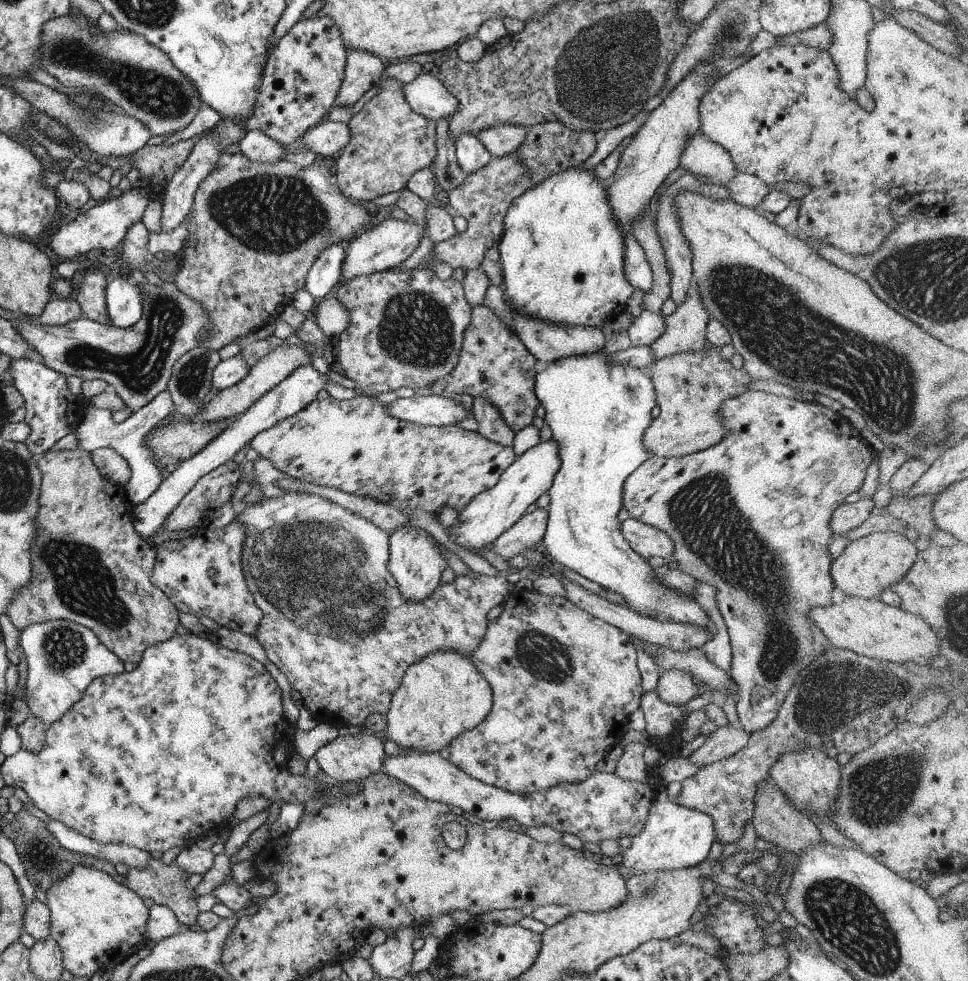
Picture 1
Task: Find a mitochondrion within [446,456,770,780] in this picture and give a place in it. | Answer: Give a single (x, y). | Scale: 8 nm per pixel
(543, 657)

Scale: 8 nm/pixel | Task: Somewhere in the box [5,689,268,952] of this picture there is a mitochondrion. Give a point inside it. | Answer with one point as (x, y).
(42, 858)

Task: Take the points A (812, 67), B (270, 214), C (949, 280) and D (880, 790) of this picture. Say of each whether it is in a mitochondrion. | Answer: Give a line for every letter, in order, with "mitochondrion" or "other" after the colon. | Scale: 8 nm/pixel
A: other
B: mitochondrion
C: mitochondrion
D: mitochondrion

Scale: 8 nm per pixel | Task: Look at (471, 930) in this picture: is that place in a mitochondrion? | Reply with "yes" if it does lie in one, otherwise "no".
no

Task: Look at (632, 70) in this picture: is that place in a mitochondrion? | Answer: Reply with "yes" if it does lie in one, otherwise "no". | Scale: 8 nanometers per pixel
yes

